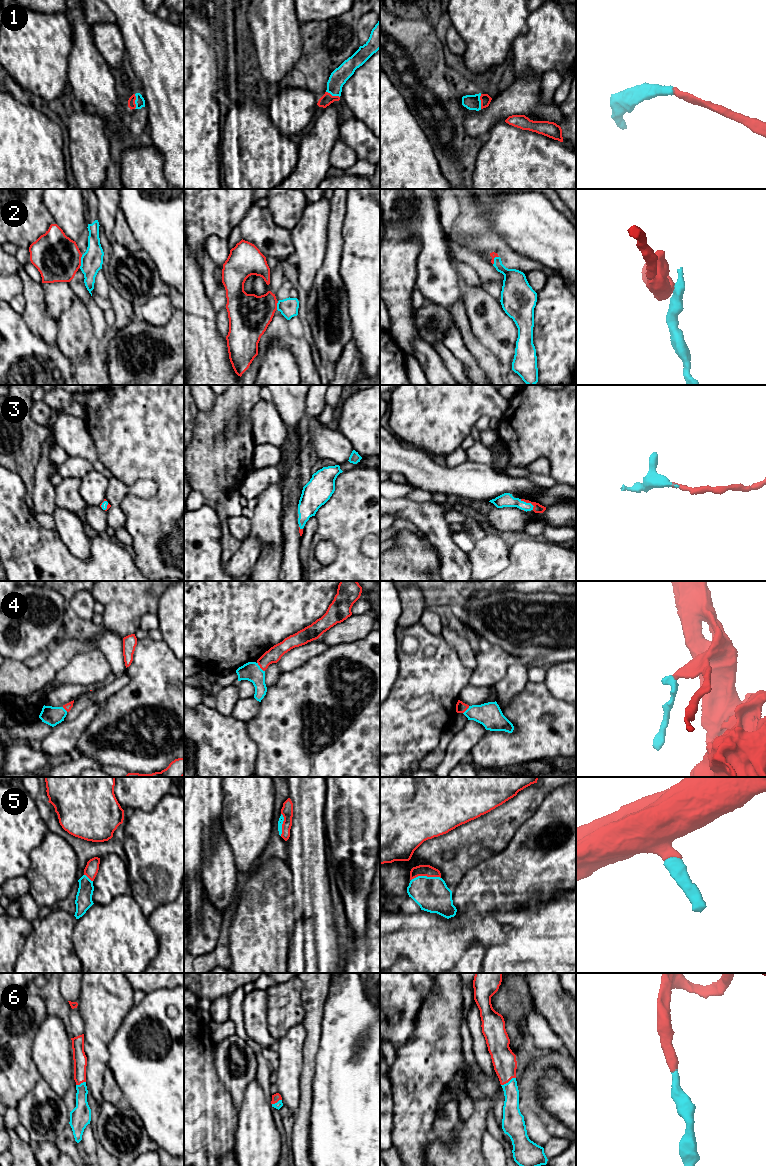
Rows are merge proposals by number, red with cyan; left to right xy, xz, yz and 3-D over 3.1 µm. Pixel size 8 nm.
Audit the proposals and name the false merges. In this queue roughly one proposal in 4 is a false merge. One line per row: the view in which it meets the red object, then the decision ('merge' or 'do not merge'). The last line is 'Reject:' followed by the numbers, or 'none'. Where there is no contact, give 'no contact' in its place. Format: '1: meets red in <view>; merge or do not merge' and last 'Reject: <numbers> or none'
1: meets red in xy; merge
2: meets red in xy; do not merge
3: meets red in yz; merge
4: meets red in xz; merge
5: meets red in yz; merge
6: meets red in yz; merge
Reject: 2

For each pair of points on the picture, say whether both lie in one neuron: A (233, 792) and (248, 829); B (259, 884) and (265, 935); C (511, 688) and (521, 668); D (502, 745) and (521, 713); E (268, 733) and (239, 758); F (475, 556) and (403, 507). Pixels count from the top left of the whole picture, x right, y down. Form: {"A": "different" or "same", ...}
{"A": "same", "B": "same", "C": "same", "D": "same", "E": "different", "F": "different"}

